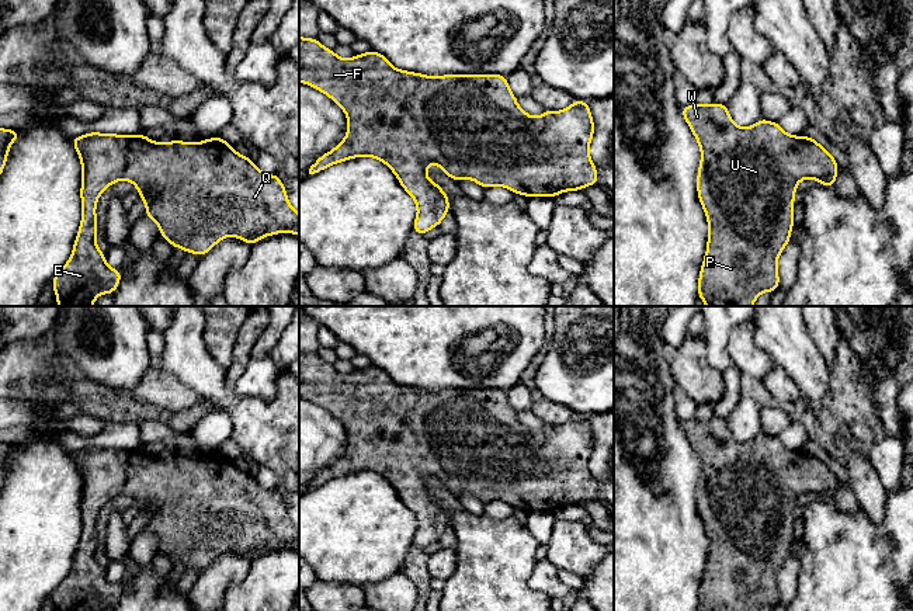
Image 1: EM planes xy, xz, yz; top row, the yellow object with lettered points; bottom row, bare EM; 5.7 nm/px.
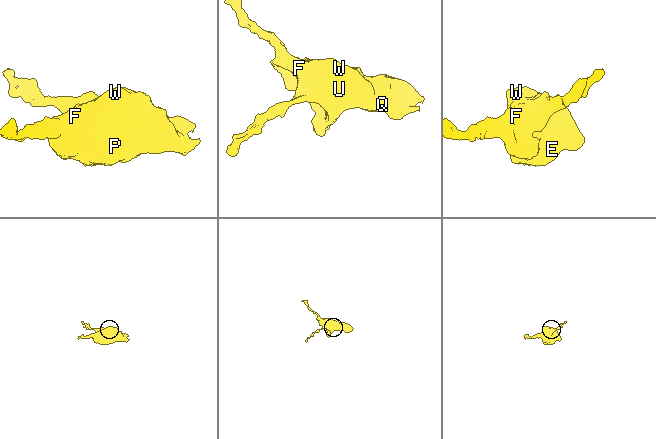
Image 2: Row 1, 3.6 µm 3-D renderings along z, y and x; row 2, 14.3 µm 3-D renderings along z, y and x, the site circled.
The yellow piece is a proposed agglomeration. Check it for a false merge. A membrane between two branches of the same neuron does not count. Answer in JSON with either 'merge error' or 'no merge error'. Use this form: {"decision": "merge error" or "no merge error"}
{"decision": "no merge error"}

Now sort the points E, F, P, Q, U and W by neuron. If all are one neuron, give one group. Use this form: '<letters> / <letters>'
E F P Q U W

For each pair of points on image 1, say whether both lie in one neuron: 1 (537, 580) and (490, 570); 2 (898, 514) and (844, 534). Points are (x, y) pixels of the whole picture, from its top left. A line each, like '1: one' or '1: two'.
1: two
2: one

